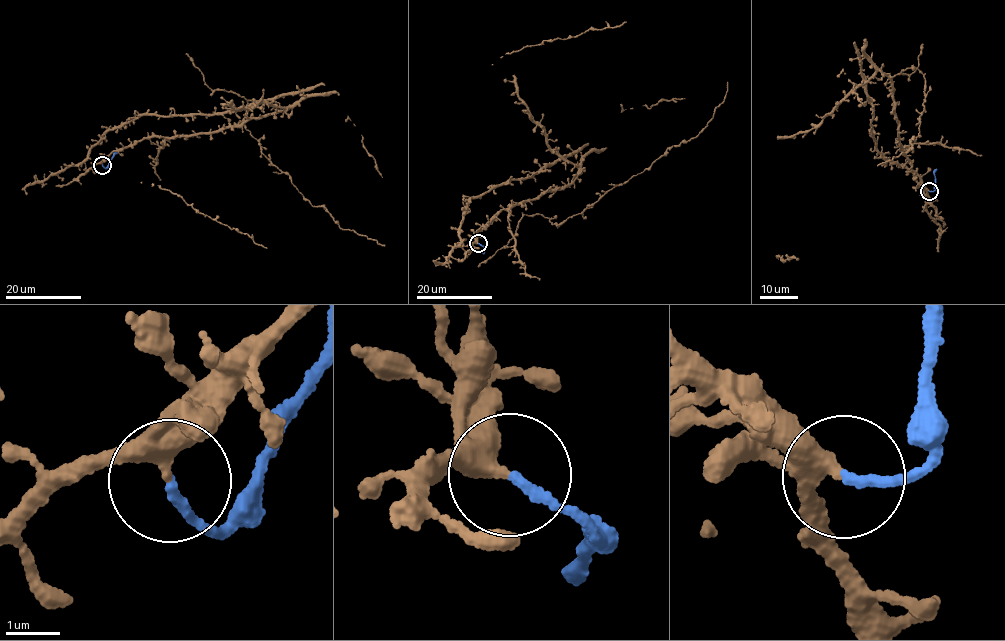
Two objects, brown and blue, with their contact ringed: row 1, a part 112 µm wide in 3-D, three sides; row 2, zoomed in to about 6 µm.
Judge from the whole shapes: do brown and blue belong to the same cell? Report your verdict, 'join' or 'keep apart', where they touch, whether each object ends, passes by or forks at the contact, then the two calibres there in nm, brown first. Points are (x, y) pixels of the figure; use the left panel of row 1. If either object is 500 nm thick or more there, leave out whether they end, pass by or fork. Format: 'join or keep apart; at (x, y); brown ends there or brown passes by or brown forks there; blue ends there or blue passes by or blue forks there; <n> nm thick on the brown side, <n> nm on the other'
keep apart; at (102, 165); brown passes by; blue ends there; 320 nm thick on the brown side, 170 nm on the other

